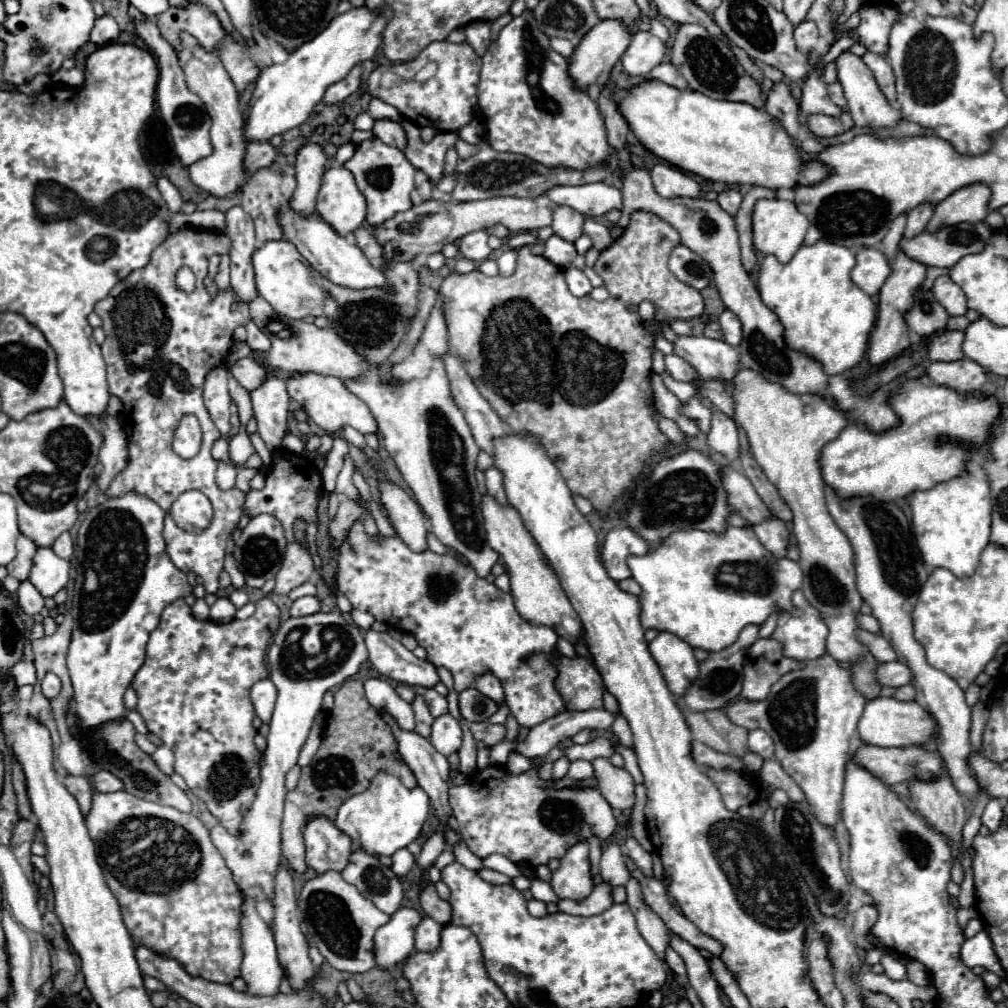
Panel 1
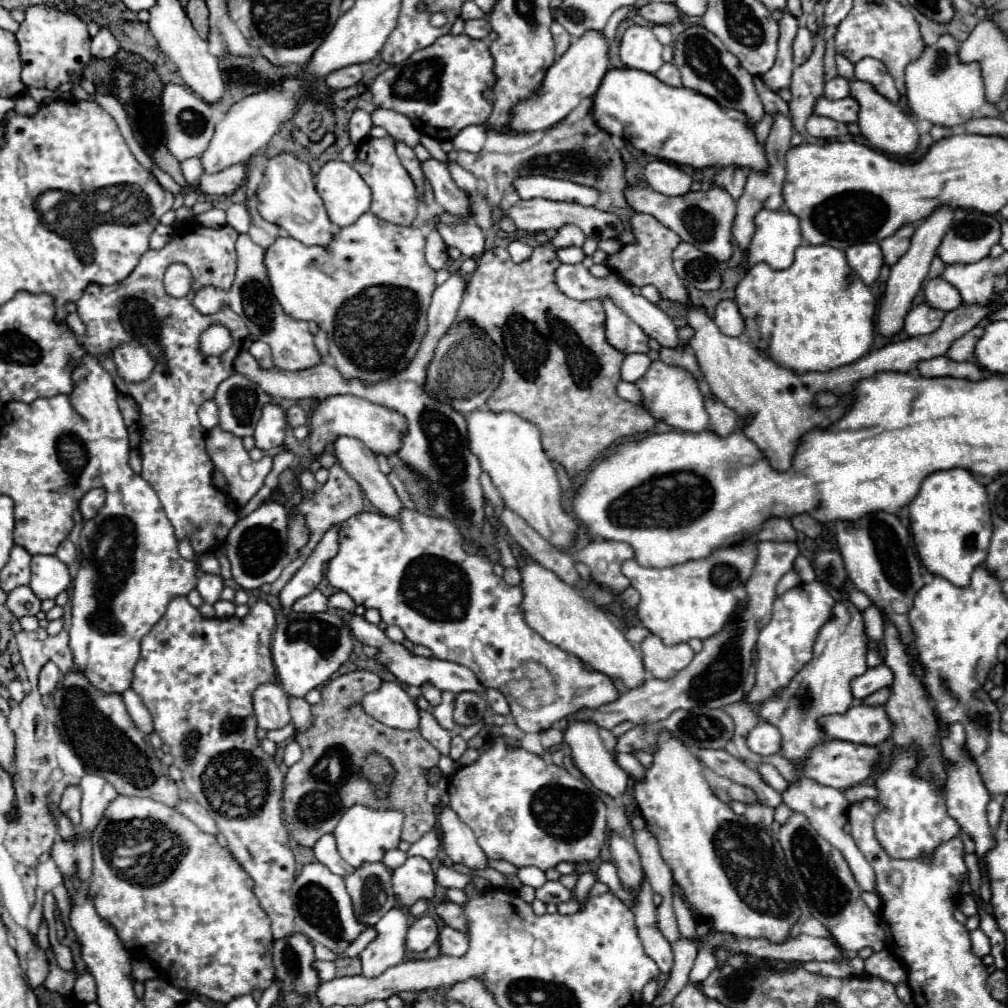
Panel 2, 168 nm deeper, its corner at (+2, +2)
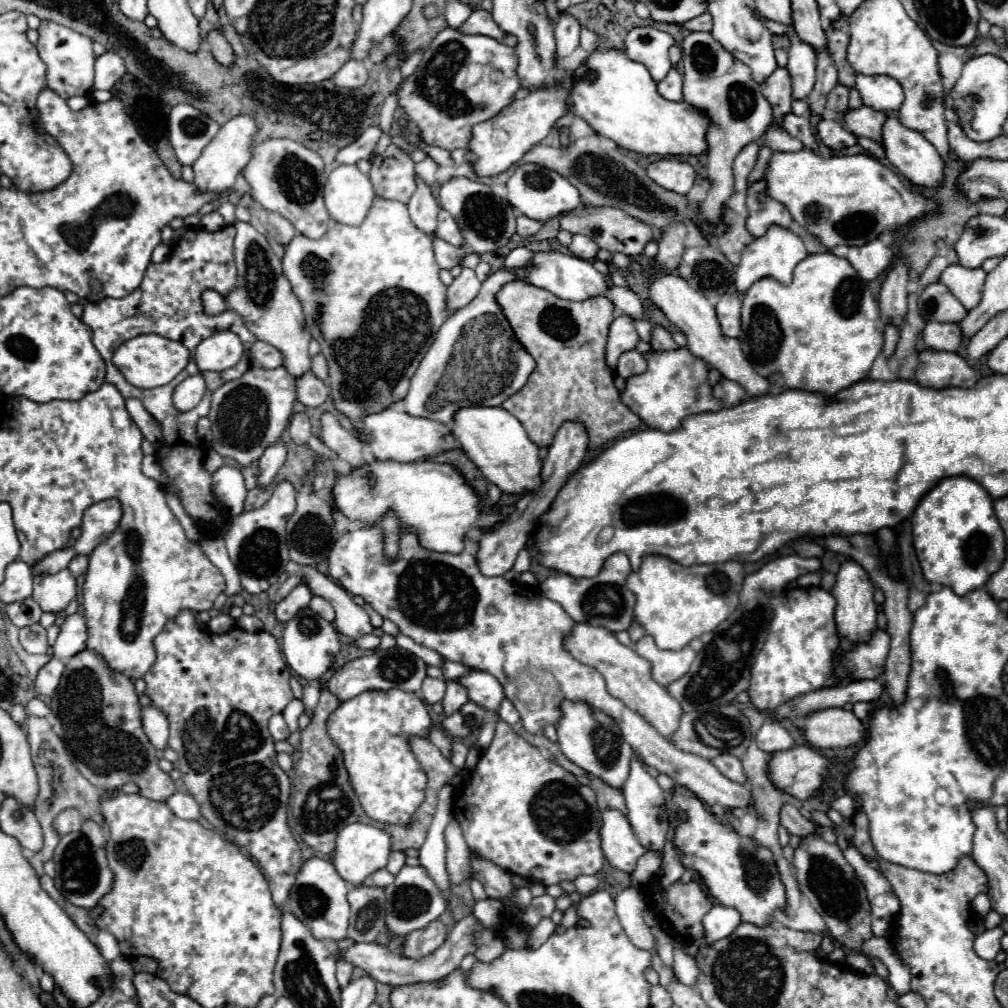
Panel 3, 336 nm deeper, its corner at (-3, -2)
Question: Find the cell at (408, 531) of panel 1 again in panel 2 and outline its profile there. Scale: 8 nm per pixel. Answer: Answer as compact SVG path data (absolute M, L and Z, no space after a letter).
M339 436L335 442L335 458L337 464L353 478L359 482L371 504L383 512L385 516L397 518L403 504L397 498L393 486L389 484L387 476L381 474L379 464L375 460L375 454L363 446L357 438L349 436Z

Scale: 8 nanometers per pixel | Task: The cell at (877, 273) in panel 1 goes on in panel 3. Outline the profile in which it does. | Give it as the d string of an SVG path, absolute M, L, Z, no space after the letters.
M874 240L864 246L852 248L846 258L866 282L872 282L890 266L892 256L894 252L890 246L886 246L882 240Z

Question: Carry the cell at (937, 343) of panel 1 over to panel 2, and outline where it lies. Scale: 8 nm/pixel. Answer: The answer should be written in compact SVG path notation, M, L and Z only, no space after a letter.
M975 326L971 332L967 332L963 338L959 338L959 340L955 340L953 342L953 346L949 348L949 352L947 352L947 356L951 358L951 360L955 360L955 362L963 362L963 360L969 360L971 356L973 356L973 350L975 350L975 346L977 346L977 340L983 336L983 328L981 326Z

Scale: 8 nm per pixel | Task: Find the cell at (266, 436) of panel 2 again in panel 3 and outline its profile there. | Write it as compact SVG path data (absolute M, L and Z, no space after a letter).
M276 442L276 446L268 446L264 454L260 456L260 476L258 476L258 486L268 486L274 478L274 474L280 470L280 466L286 460L286 446L284 442Z

